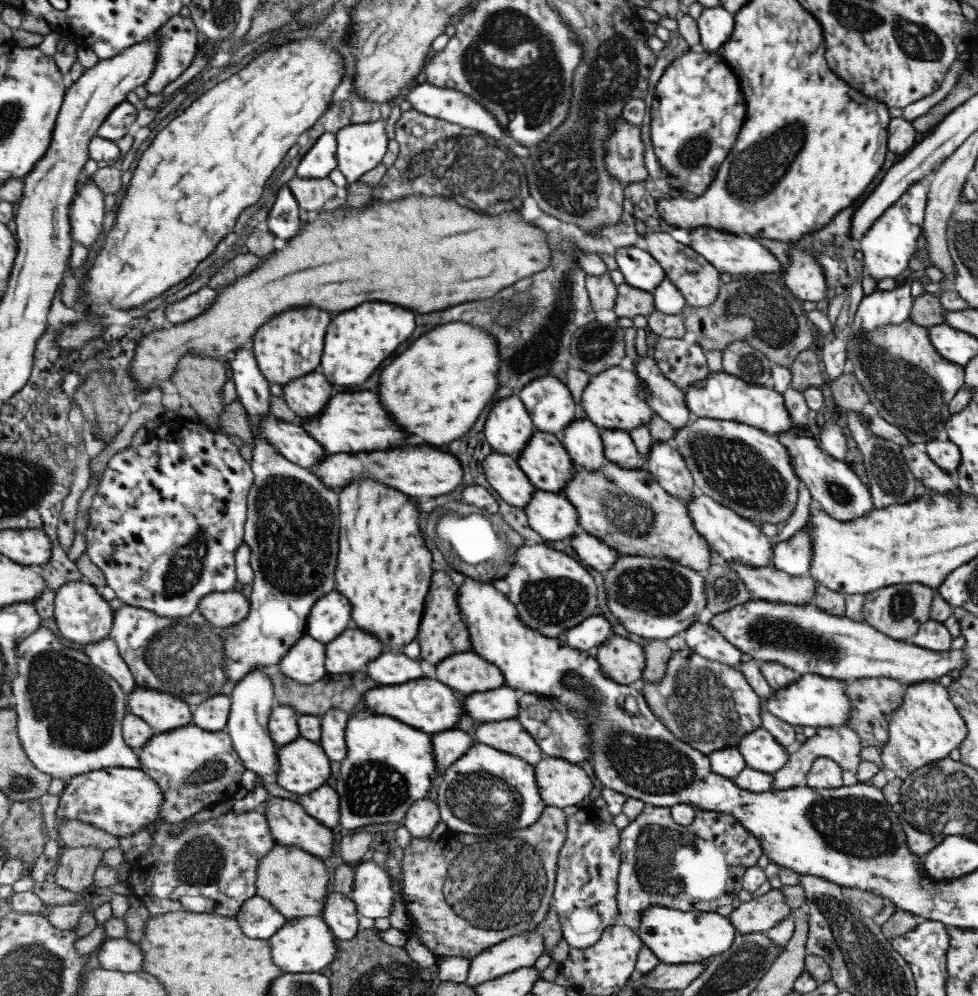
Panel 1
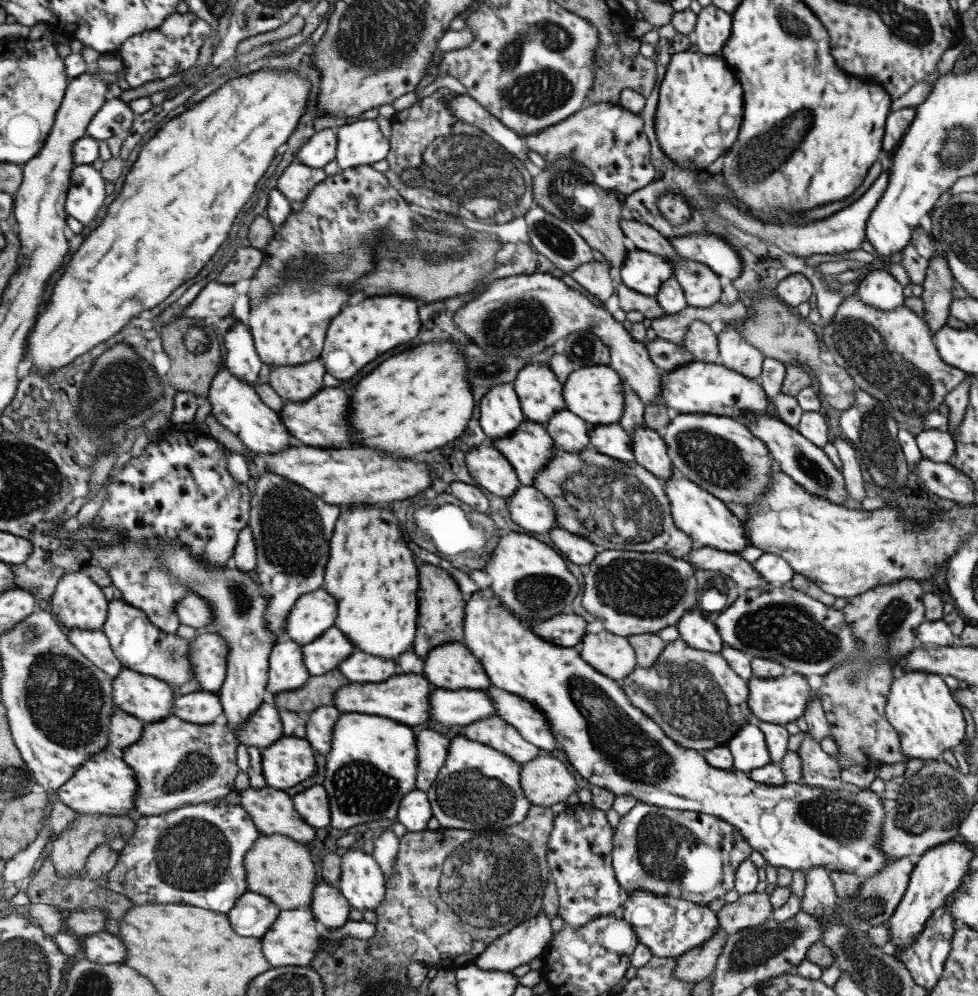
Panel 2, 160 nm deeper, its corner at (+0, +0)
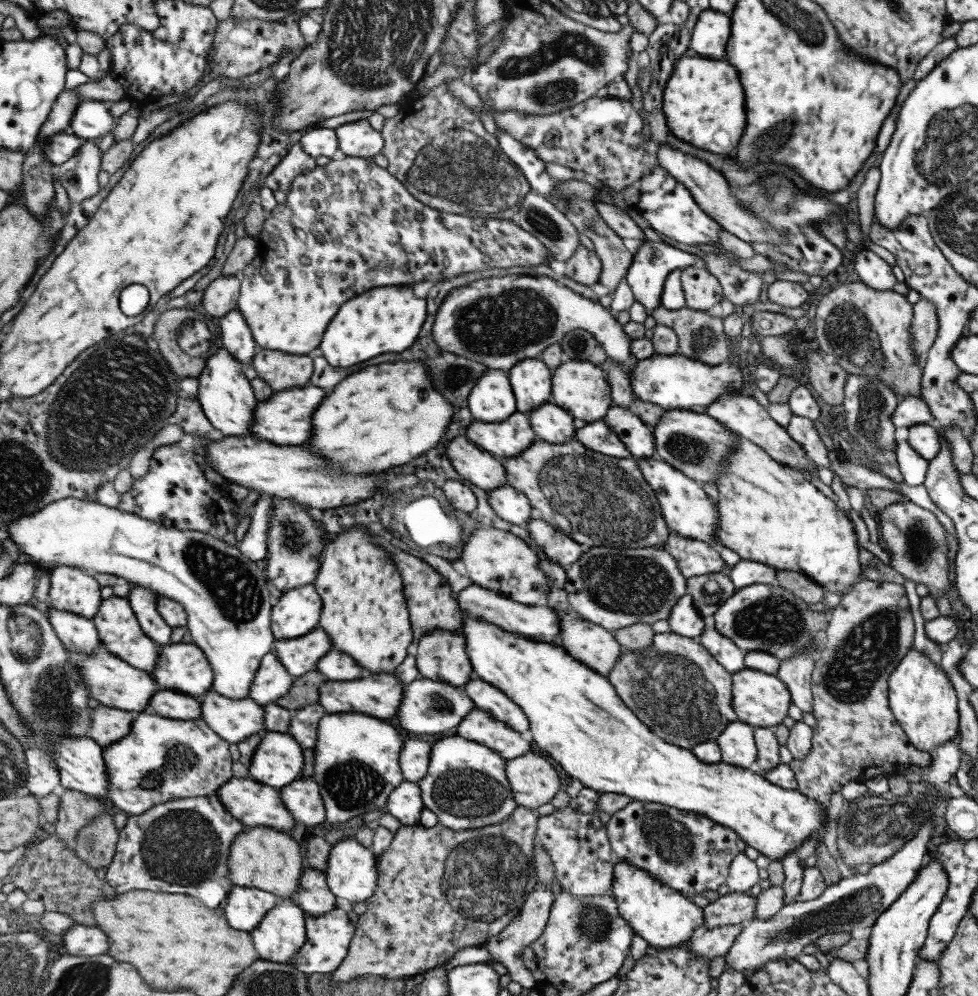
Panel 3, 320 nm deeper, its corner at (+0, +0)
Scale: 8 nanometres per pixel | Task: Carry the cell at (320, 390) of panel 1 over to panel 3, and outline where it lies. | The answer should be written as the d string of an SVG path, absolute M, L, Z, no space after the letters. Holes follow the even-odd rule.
M258 347L254 369L258 378L267 382L273 391L293 390L306 387L315 372L314 360L310 355L295 356L277 350Z

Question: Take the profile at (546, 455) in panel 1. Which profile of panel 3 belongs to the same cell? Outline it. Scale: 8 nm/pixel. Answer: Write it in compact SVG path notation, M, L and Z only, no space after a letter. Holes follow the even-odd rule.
M515 412L503 422L485 424L485 422L471 422L467 426L465 437L477 445L481 450L500 460L517 457L522 450L535 442L535 433L527 414Z

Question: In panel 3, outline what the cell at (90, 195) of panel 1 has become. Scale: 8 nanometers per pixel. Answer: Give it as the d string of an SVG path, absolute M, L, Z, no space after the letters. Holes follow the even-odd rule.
M86 139L85 144L72 159L55 168L60 184L65 188L70 202L82 203L95 196L102 188L99 186L99 172L102 170L102 152L97 141Z

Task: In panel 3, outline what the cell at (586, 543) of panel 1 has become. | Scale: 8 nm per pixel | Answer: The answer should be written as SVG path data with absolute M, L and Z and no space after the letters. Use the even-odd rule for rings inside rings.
M532 518L526 524L529 538L551 562L565 567L575 562L583 552L583 546L567 538L544 520Z

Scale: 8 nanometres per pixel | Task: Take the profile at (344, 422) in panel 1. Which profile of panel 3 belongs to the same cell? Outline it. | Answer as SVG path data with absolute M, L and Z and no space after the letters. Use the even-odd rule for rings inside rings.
M314 385L293 390L275 391L271 398L259 401L258 413L255 414L255 426L253 434L264 441L279 444L281 446L301 446L310 441L311 416L317 410L317 406L323 402L327 392L322 387Z

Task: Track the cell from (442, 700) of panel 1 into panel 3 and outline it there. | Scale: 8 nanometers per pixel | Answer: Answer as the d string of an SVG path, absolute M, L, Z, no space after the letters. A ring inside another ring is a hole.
M371 673L355 680L329 680L320 688L320 703L329 714L361 713L373 718L391 720L397 716L398 706L402 702L402 686L393 673Z

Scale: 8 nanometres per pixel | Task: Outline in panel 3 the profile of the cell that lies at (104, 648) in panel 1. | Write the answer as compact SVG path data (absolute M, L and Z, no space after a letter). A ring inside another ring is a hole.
M44 606L58 637L70 652L92 655L102 644L93 619Z

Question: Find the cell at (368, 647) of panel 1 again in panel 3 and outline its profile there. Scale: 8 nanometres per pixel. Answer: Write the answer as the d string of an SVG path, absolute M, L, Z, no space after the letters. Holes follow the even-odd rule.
M322 627L305 637L274 641L272 651L291 676L300 677L318 668L318 662L331 650L331 637Z

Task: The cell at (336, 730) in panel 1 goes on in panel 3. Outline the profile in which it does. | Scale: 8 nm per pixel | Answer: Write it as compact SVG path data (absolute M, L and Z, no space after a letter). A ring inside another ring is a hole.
M320 702L294 710L288 732L299 741L303 748L313 749L317 744L321 719L327 713L326 708Z

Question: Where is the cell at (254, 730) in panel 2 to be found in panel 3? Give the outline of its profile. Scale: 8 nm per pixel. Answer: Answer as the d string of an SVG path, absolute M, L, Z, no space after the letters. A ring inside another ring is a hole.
M211 690L198 699L202 704L202 719L230 743L259 740L268 733L265 706L251 697L235 700ZM253 734L258 738L255 739Z

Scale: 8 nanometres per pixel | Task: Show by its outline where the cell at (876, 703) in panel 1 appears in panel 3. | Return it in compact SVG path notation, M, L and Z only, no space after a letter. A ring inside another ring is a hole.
M863 579L841 595L827 621L825 642L810 674L810 713L815 719L811 748L801 760L791 759L788 762L788 767L794 772L796 790L811 800L818 800L825 807L829 804L829 796L839 791L846 782L863 783L867 779L887 777L897 772L897 766L913 764L924 768L930 763L932 755L931 750L917 750L908 741L888 707L886 680L903 655L912 648L914 635L914 623L903 585Z

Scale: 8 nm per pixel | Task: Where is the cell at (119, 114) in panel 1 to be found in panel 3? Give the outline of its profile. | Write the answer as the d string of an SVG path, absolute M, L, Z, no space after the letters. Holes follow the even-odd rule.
M83 100L70 128L72 133L82 139L97 140L113 132L116 122L117 119L113 118L108 110L108 103Z

